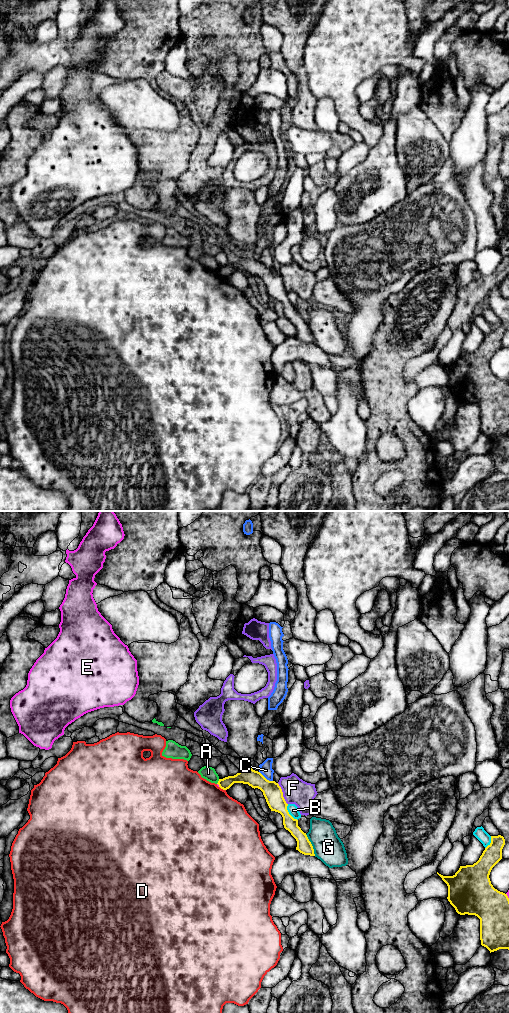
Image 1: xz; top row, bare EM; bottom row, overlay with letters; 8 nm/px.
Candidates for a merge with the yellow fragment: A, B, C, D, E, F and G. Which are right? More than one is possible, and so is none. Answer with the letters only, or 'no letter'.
no letter

